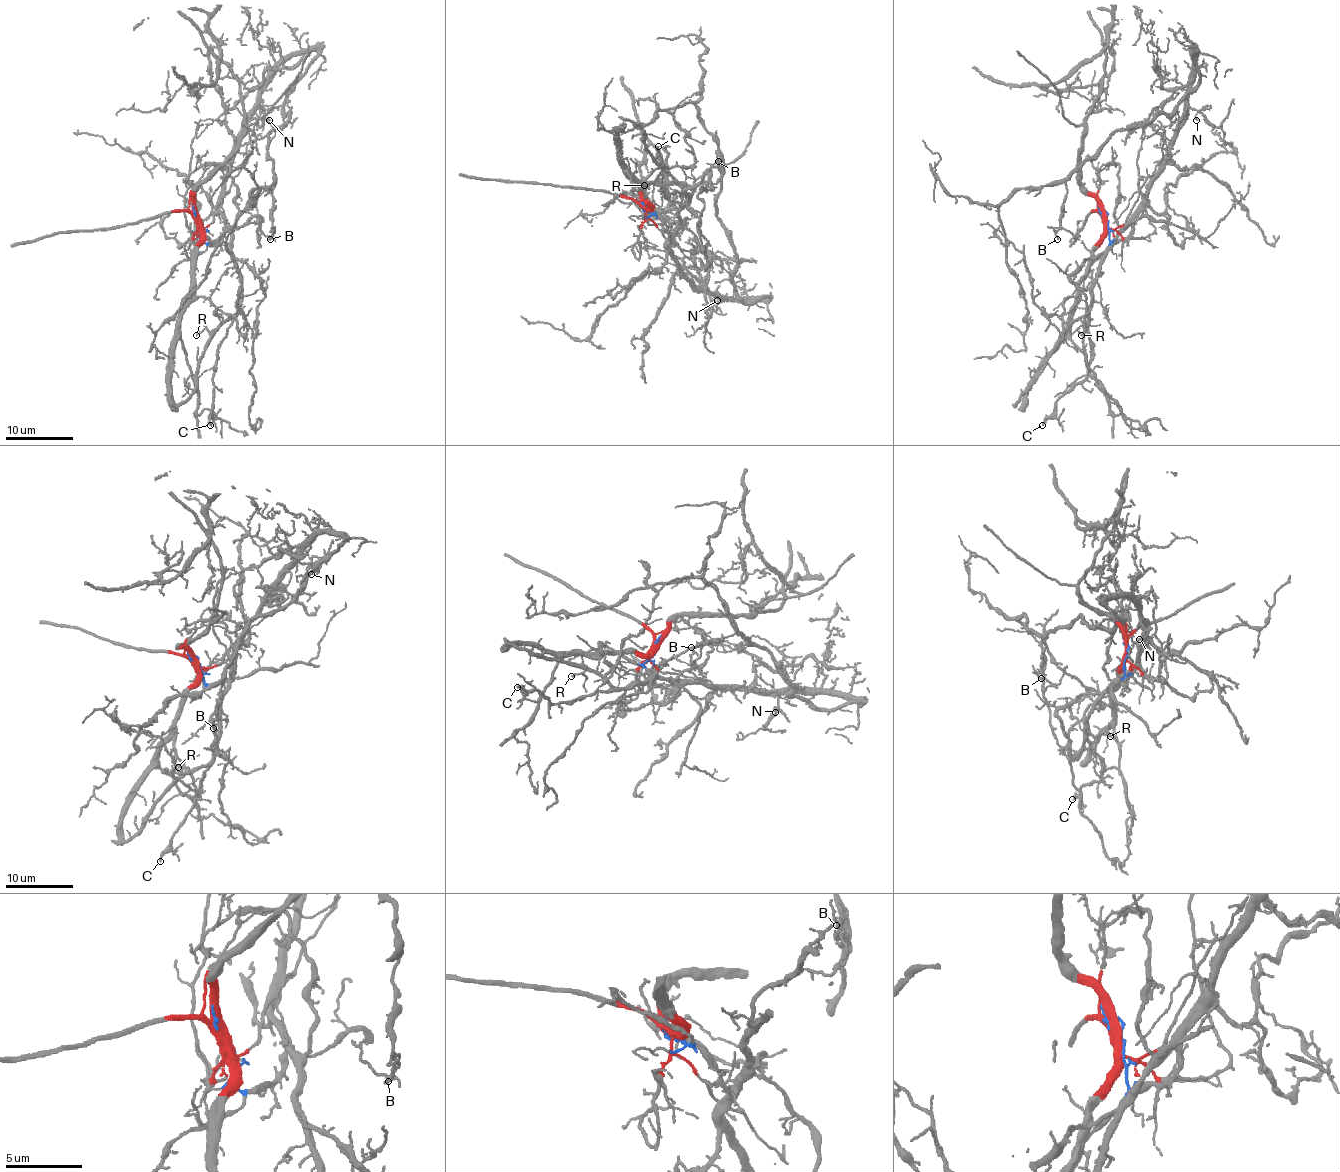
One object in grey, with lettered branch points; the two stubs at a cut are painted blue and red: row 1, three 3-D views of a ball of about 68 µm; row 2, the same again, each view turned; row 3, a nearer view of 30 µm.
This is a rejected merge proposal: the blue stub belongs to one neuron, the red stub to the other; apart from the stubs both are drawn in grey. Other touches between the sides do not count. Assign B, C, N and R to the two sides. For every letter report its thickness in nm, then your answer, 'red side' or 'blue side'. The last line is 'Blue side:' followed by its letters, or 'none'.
B: calibre 110 nm; blue side
C: calibre 240 nm; blue side
N: calibre 150 nm; blue side
R: calibre 130 nm; blue side
Blue side: B, C, N, R

